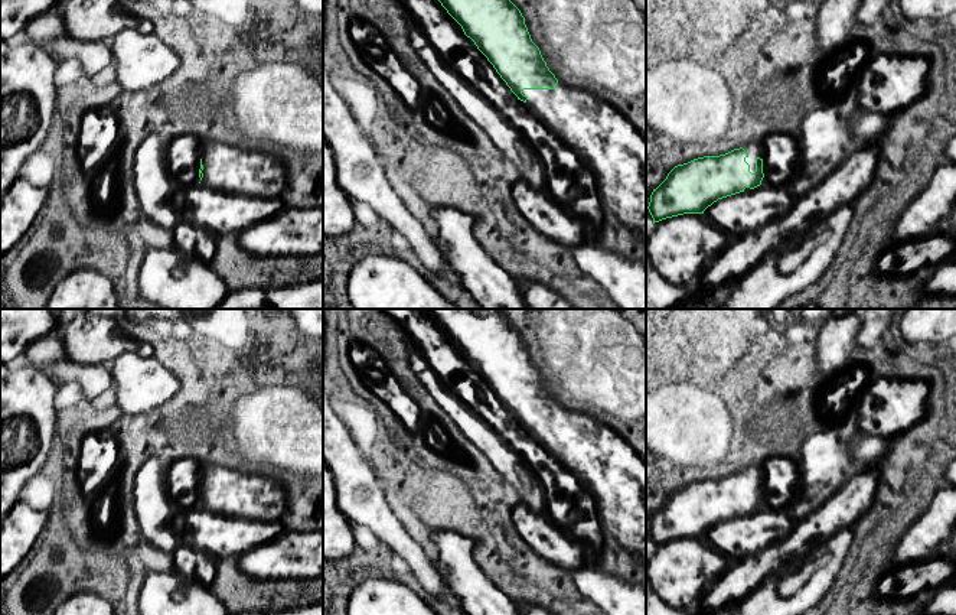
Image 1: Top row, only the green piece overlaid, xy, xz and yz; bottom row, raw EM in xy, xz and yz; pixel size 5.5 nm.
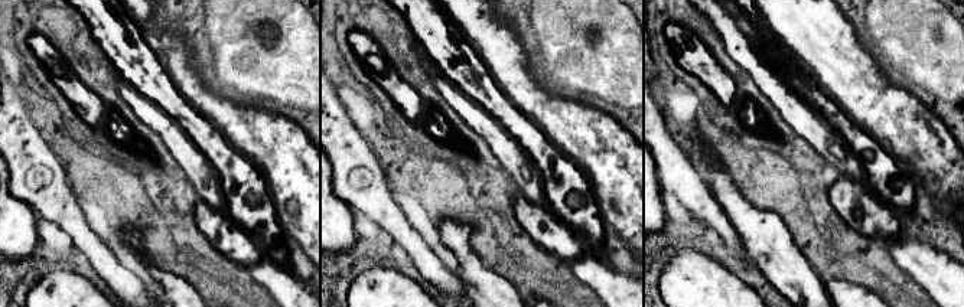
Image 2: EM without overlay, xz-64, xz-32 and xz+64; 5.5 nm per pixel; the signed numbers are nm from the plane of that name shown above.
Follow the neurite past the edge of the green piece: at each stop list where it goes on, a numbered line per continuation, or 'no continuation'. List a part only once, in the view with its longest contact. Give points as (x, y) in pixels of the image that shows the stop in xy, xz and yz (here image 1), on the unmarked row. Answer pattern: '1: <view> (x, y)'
1: xz (604, 462)

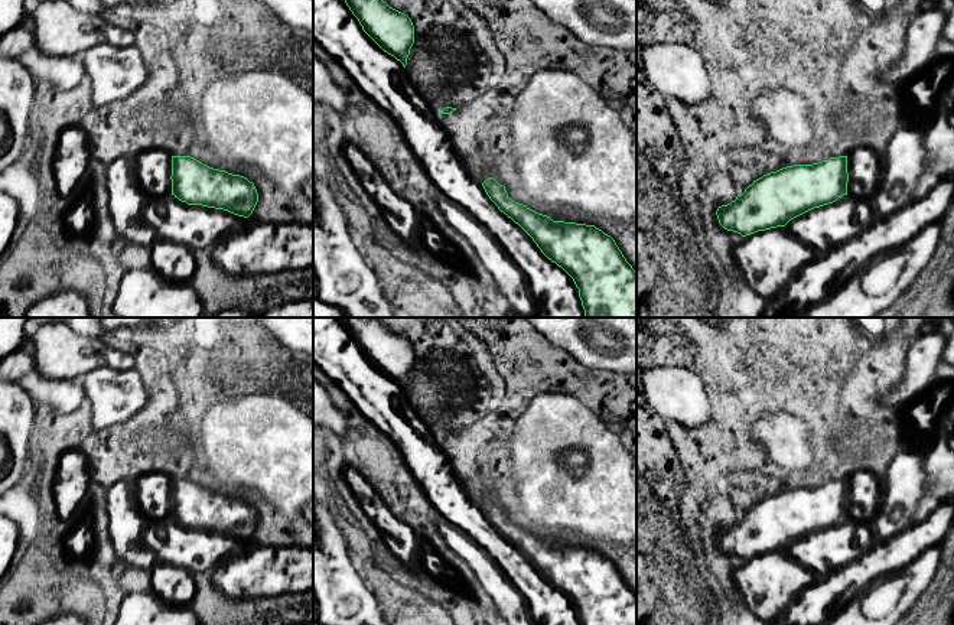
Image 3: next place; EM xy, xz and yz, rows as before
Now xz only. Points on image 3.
no continuation

